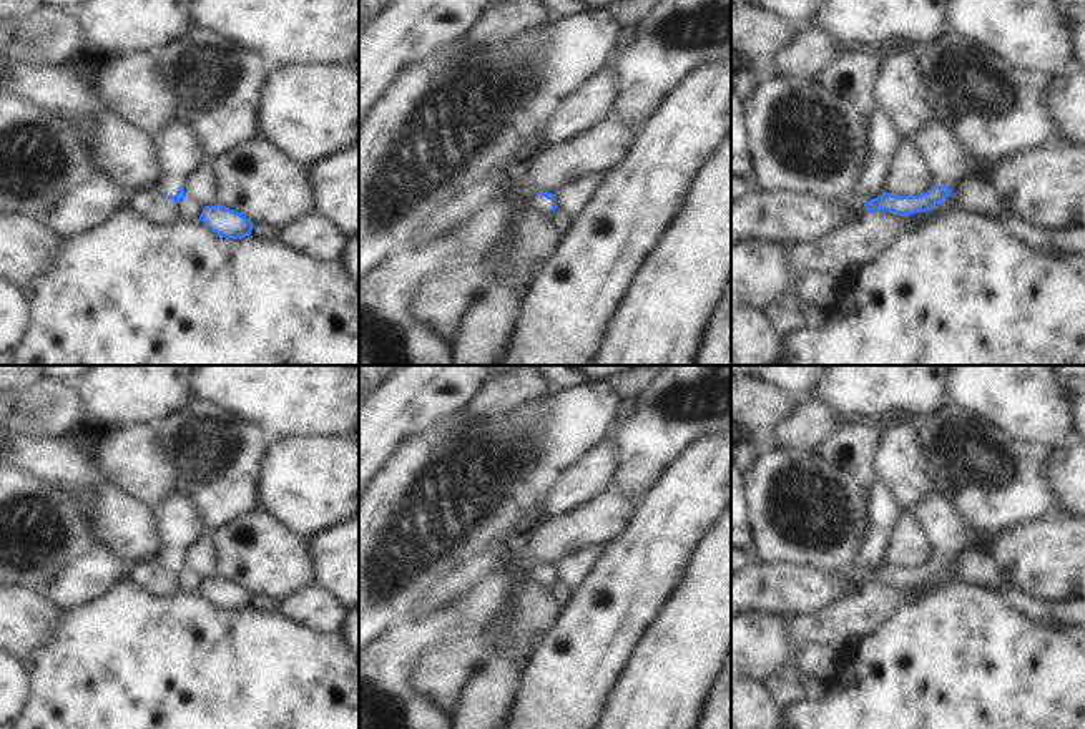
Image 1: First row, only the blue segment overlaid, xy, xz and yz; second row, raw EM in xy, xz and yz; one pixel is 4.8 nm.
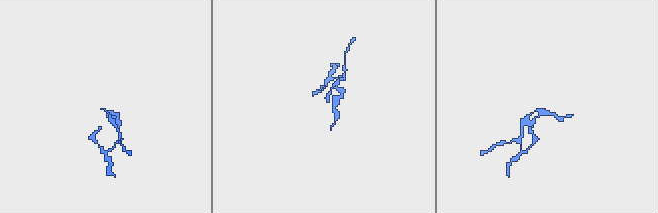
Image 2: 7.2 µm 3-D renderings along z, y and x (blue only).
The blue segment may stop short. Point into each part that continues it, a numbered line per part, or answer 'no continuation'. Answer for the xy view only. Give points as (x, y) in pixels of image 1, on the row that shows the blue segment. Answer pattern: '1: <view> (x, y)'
1: xy (181, 150)

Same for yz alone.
1: yz (951, 161)

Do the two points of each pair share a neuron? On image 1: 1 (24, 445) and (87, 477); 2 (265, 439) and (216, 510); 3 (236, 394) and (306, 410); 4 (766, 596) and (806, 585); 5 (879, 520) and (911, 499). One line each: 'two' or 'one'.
1: one
2: one
3: one
4: one
5: two

